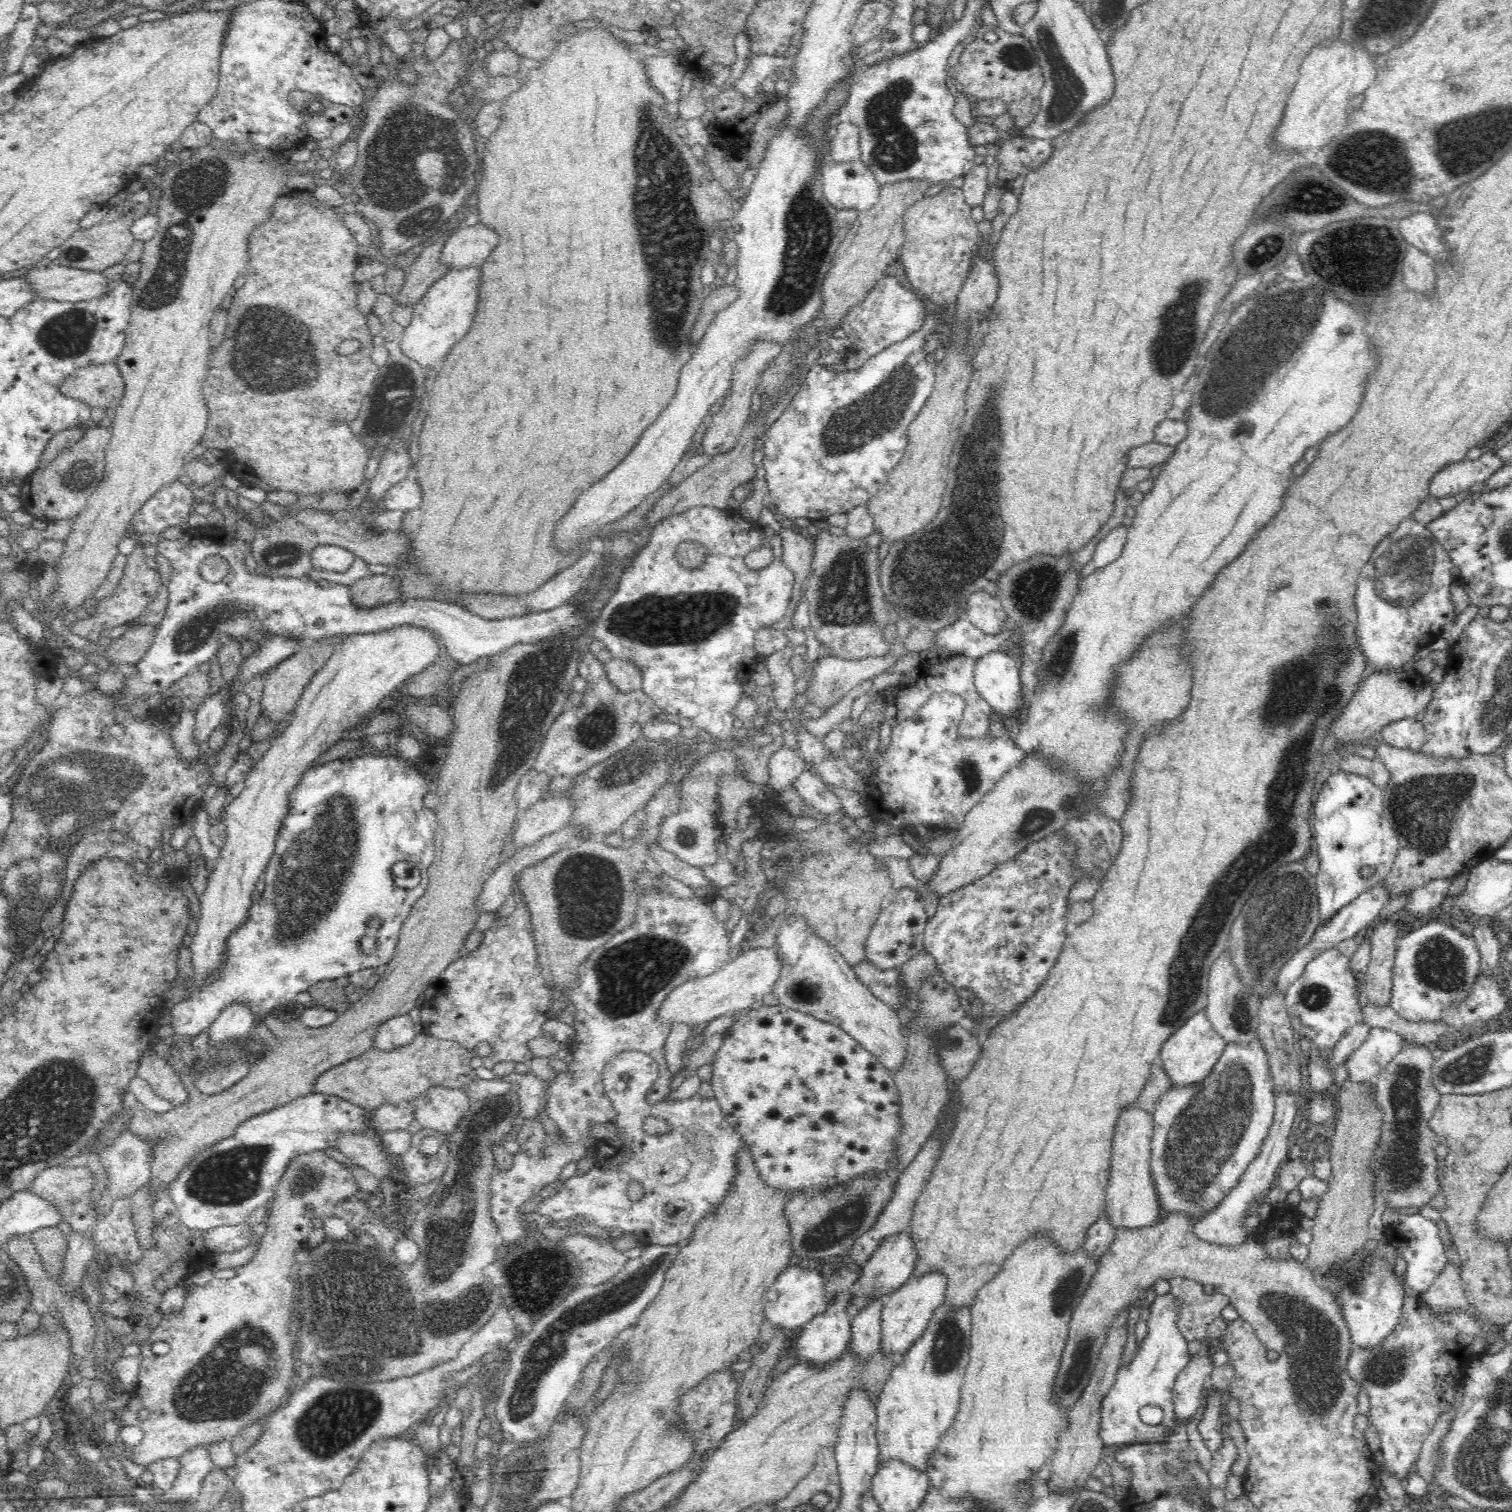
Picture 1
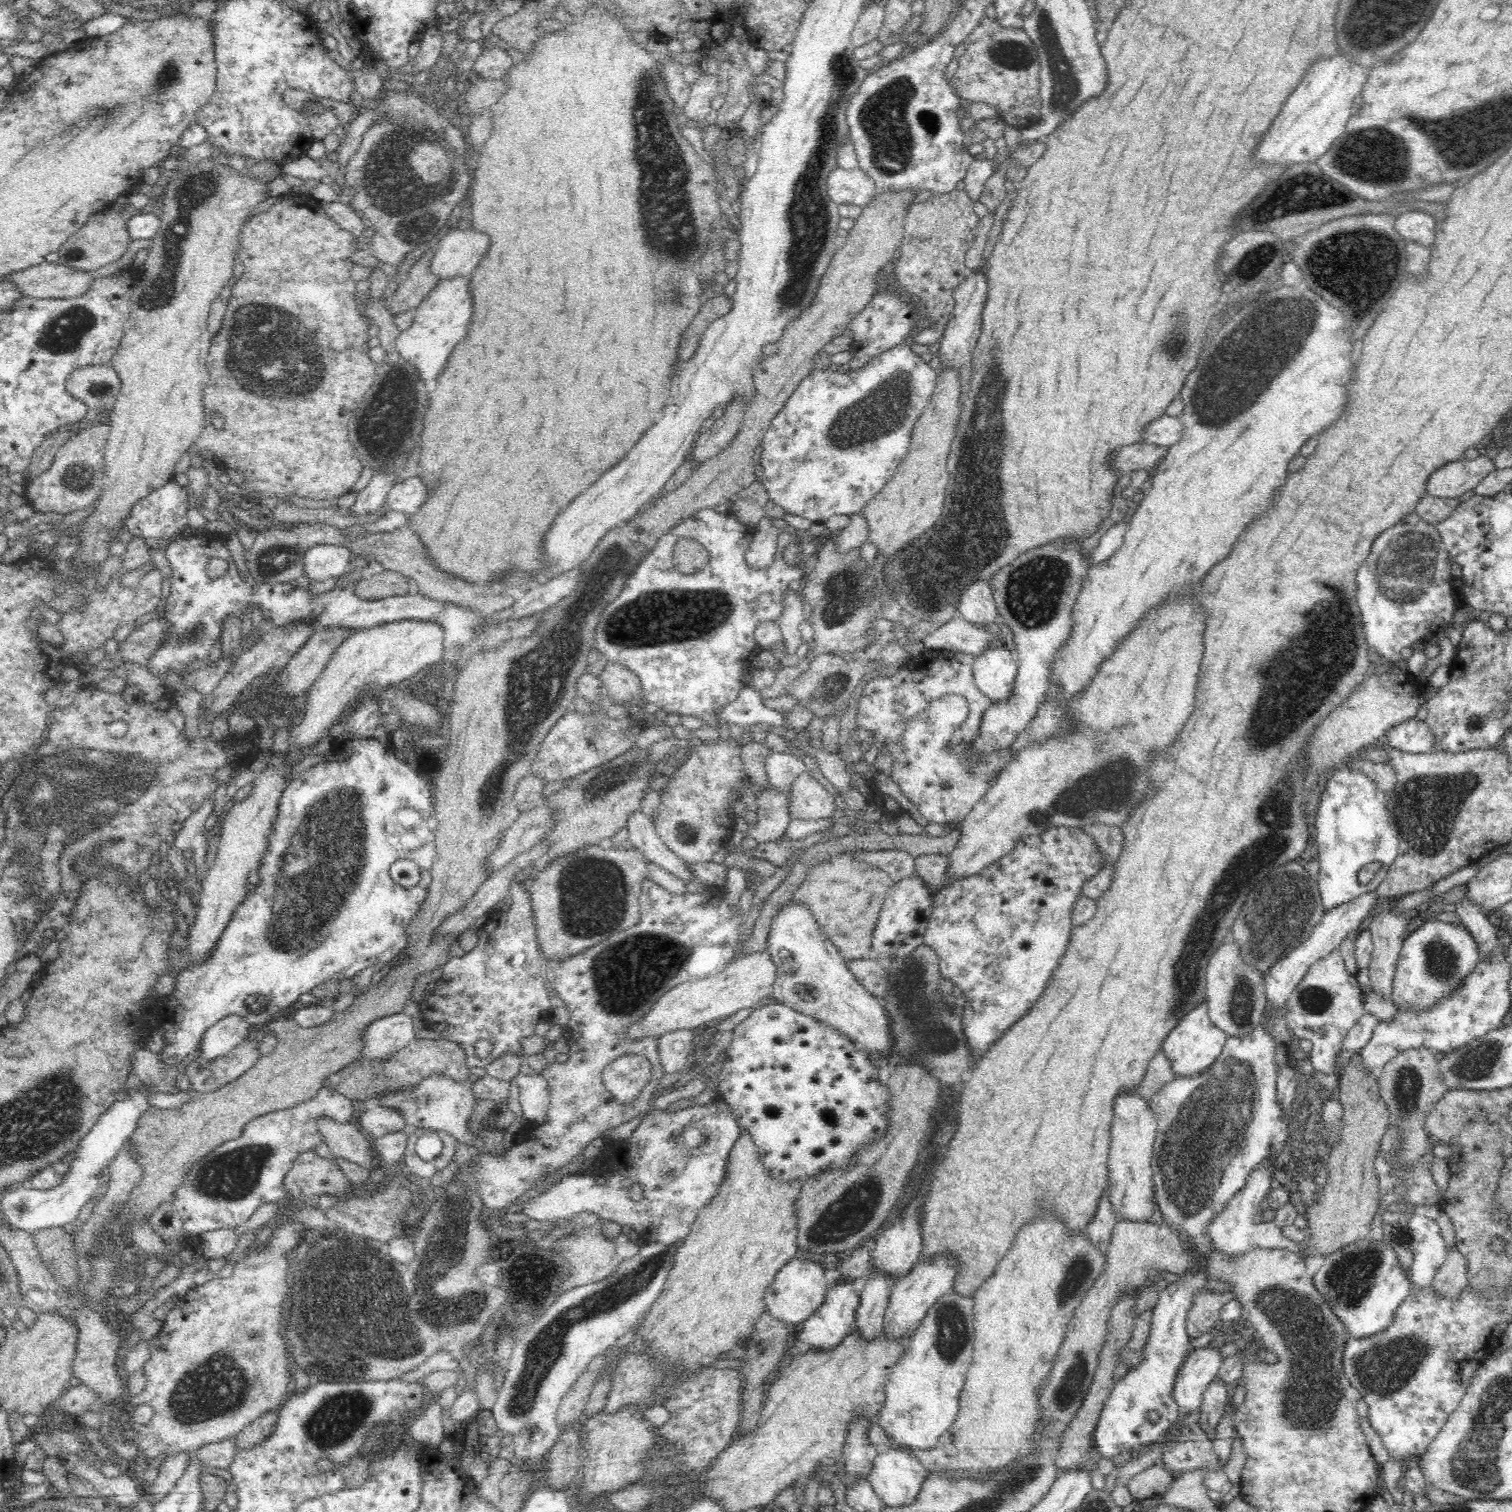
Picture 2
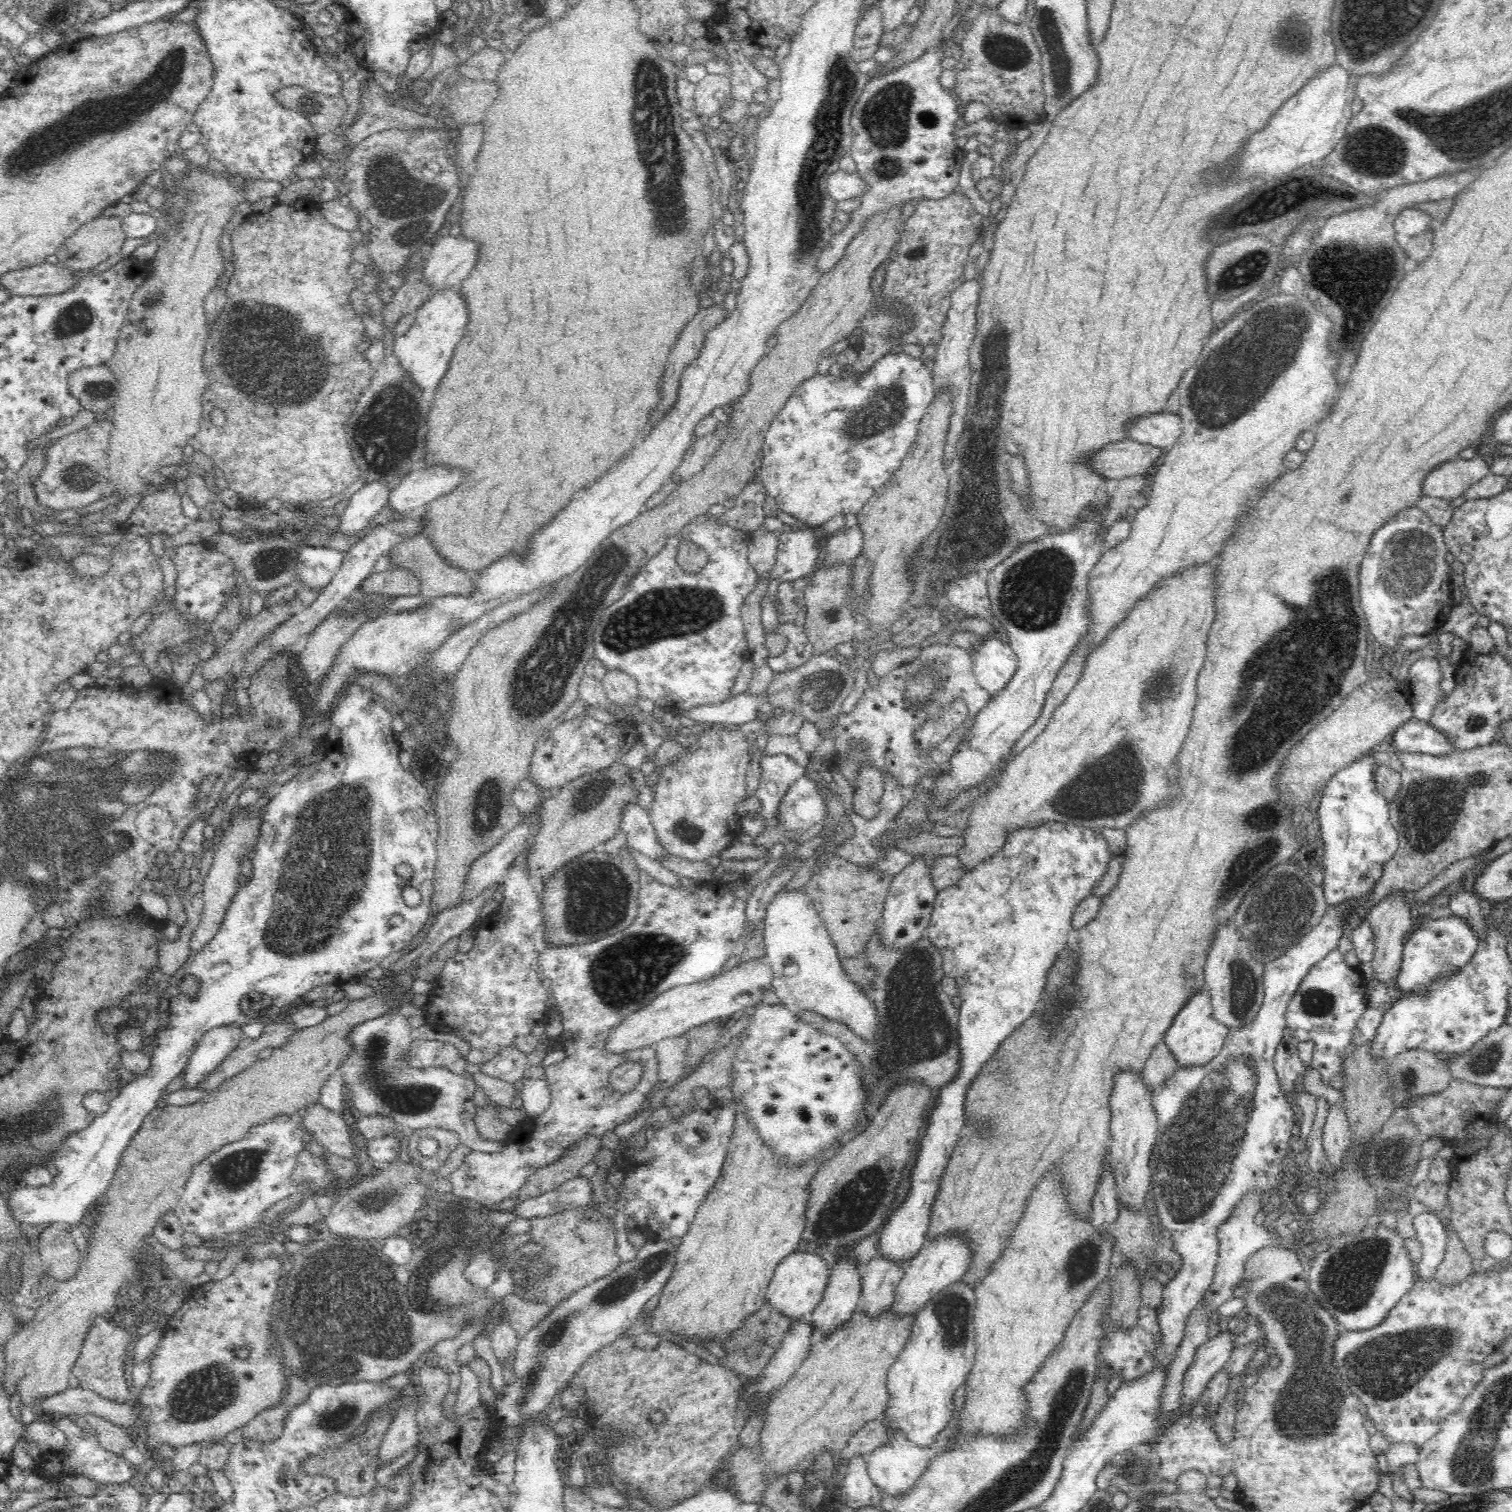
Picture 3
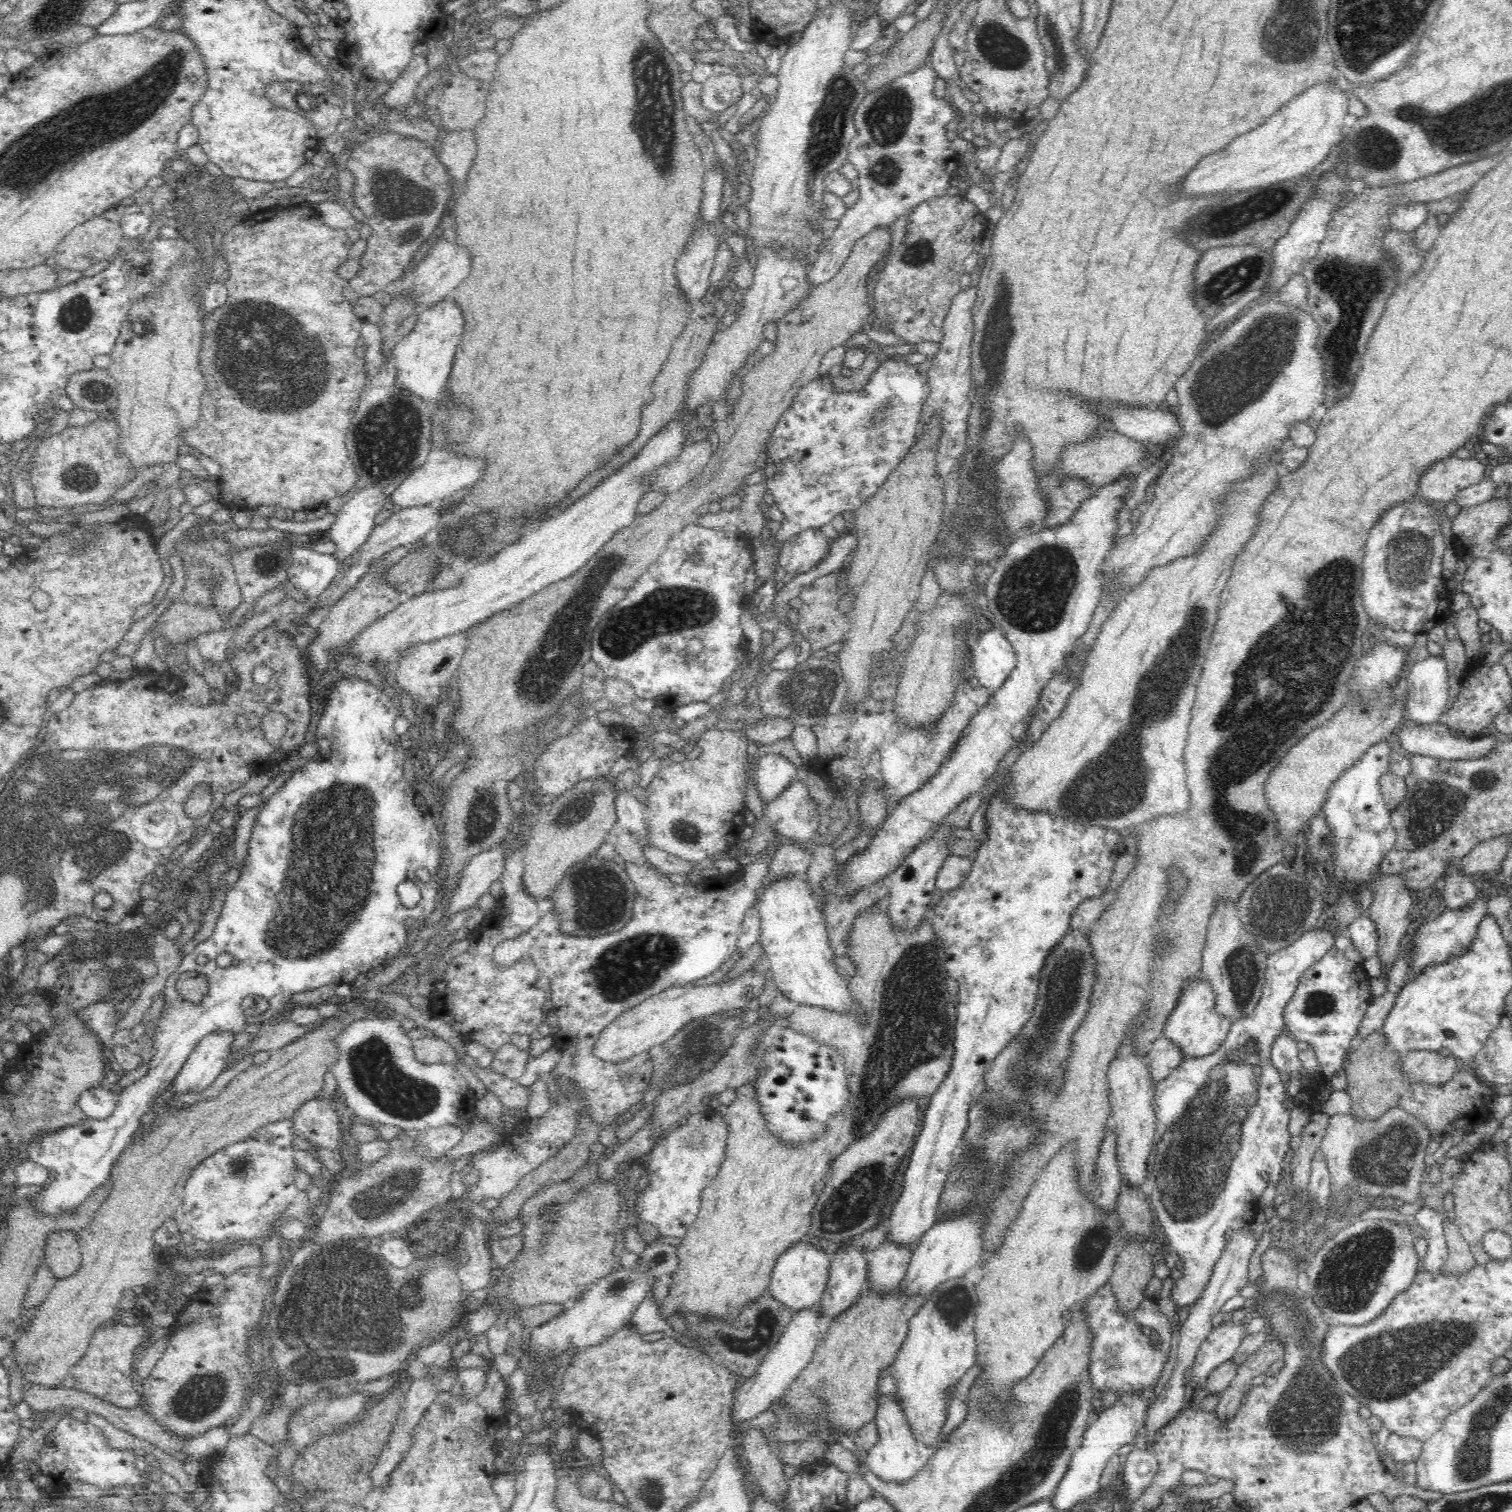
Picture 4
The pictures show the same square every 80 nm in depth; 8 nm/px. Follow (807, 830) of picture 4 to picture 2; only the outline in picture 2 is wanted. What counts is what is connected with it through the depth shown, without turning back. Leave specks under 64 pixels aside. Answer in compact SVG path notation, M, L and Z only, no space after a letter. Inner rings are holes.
M808 772L796 778L790 791L787 807L792 820L822 820L837 809L834 797Z

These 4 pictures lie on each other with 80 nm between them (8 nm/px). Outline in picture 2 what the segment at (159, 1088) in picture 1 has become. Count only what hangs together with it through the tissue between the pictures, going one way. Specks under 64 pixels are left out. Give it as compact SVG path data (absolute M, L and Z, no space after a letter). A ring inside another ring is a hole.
M140 1048L131 1058L131 1070L136 1073L146 1085L154 1087L161 1093L175 1093L181 1091L176 1087L176 1068L163 1063L159 1053Z

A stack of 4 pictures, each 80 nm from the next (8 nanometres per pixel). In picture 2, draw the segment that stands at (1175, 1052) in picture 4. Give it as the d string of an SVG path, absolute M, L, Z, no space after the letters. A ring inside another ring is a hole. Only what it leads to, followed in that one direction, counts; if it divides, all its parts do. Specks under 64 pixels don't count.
M1160 1047L1156 1051L1154 1058L1150 1059L1145 1077L1142 1079L1140 1086L1138 1086L1137 1092L1140 1097L1149 1100L1164 1084L1169 1083L1176 1077L1176 1073L1172 1071L1172 1063L1162 1051L1162 1047Z

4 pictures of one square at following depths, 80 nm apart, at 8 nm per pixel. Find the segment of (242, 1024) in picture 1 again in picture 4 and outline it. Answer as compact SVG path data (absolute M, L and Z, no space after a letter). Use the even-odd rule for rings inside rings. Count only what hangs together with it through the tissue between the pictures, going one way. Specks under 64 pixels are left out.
M212 1032L194 1047L192 1054L171 1082L174 1095L200 1094L224 1071L234 1042L234 1032Z

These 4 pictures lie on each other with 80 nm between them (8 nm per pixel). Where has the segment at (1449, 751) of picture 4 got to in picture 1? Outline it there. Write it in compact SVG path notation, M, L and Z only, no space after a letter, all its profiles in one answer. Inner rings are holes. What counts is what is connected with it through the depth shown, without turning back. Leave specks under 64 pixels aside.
M1415 717L1392 722L1392 724L1384 726L1380 732L1382 733L1382 742L1402 750L1405 748L1416 752L1426 742L1426 729Z

